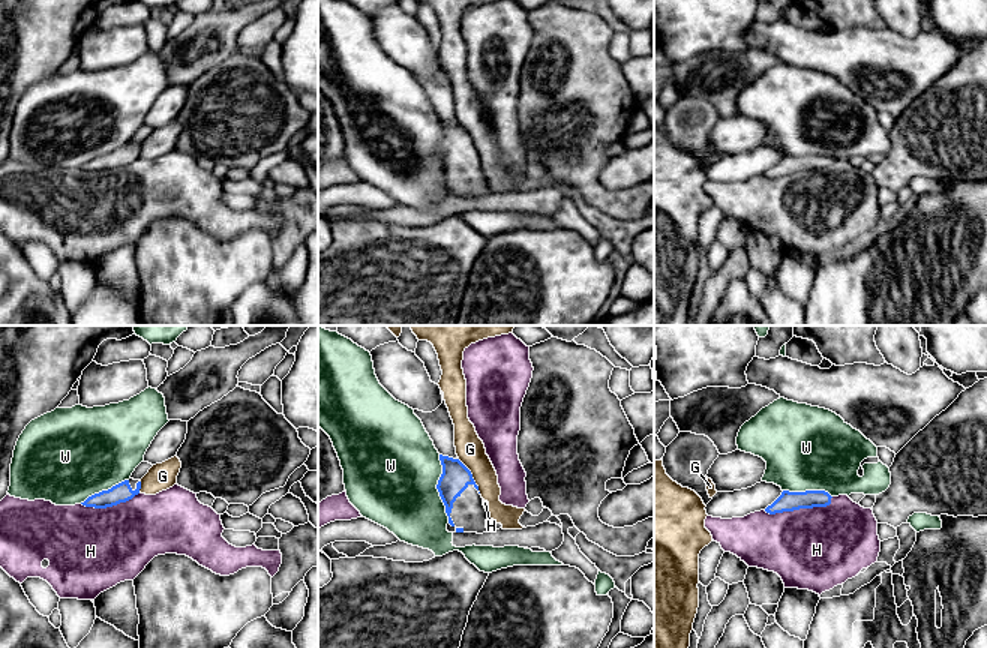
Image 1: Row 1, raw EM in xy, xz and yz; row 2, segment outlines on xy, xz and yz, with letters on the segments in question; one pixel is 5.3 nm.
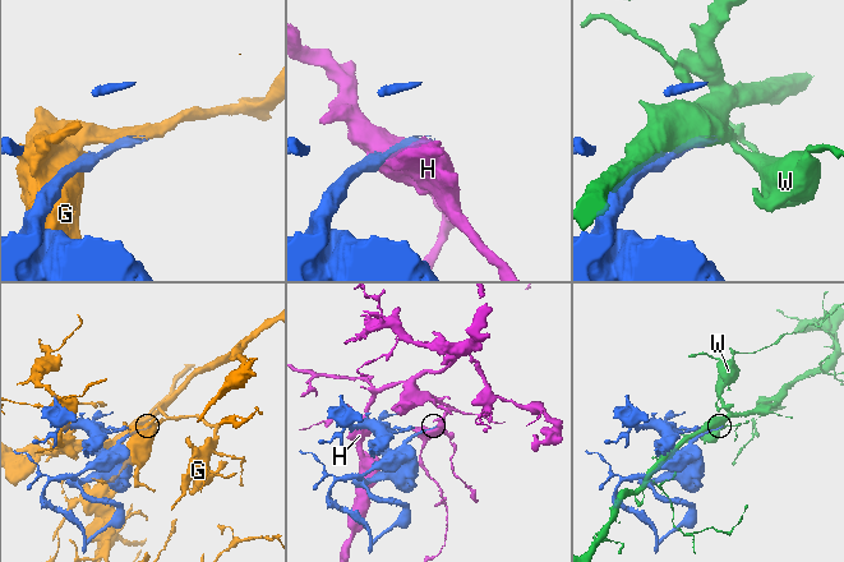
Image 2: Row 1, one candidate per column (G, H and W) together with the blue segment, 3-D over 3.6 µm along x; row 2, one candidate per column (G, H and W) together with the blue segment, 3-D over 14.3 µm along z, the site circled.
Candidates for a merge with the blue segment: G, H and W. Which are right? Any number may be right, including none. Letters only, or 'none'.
none

